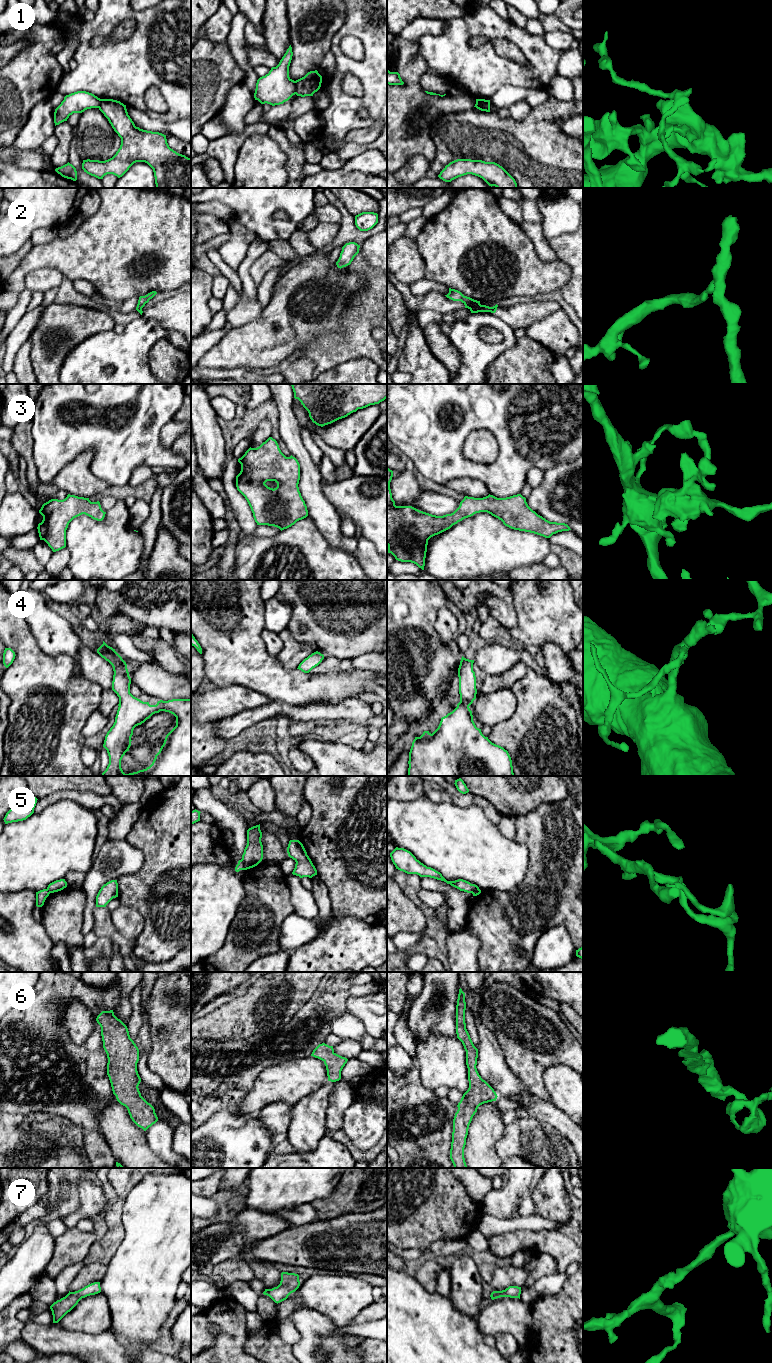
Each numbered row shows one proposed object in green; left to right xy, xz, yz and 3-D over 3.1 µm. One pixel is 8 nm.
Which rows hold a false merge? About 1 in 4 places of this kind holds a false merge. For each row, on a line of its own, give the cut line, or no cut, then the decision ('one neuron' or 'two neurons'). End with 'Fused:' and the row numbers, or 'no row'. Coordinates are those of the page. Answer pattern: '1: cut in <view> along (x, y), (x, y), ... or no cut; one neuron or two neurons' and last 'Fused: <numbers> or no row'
1: cut in xz along (294, 81), (296, 93); two neurons
2: no cut; one neuron
3: no cut; one neuron
4: no cut; one neuron
5: cut in xz along (241, 859), (245, 869); two neurons
6: no cut; one neuron
7: no cut; one neuron
Fused: 1, 5

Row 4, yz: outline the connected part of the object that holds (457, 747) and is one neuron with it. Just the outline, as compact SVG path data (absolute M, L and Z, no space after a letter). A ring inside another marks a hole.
M462 656L458 668L460 702L457 707L441 718L438 728L431 734L424 731L420 737L415 737L409 752L408 776L514 776L512 760L507 750L492 743L477 728L469 706L476 699L476 676L473 671L474 660Z

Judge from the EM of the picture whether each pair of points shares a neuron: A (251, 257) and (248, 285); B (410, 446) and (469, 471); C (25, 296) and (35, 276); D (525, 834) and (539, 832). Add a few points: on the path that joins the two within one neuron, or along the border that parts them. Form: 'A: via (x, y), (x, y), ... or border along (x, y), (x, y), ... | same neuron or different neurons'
A: via (246, 264), (245, 278) | same neuron
B: via (425, 446), (446, 465), (454, 465) | same neuron
C: border along (25, 287), (32, 292) | different neurons
D: via (528, 832), (536, 832) | same neuron

